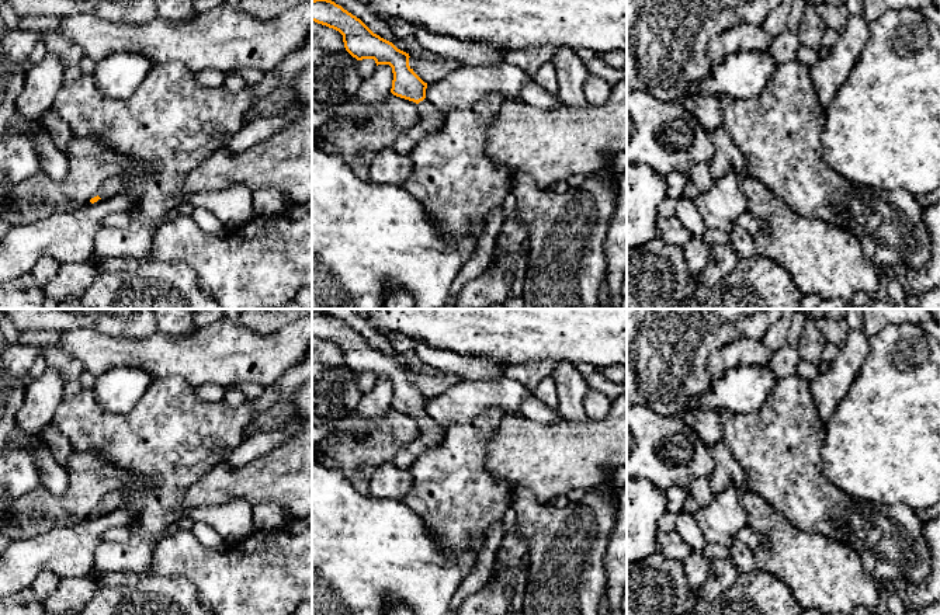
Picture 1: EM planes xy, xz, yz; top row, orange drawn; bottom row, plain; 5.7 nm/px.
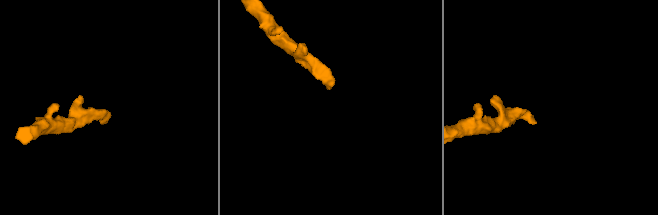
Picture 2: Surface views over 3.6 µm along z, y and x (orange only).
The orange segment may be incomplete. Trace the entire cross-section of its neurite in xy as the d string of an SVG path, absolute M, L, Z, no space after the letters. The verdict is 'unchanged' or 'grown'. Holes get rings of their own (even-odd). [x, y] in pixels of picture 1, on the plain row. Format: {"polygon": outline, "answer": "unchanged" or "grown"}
{"polygon": "M112 491L104 496L104 498L101 500L98 505L98 510L91 512L90 517L94 518L98 514L104 514L104 512L125 507L125 505L126 505L126 498L122 494L122 491Z", "answer": "grown"}

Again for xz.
{"polygon": "M312 315L312 336L339 345L346 365L357 375L374 373L377 381L389 379L393 388L391 407L417 418L420 432L396 454L392 461L396 468L409 470L426 449L441 442L444 427L426 413L427 397L409 381L409 368L374 348L360 333L332 315Z", "answer": "grown"}

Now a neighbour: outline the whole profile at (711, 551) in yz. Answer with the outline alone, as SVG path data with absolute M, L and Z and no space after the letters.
M707 542L704 545L701 555L704 557L707 557L708 560L718 560L718 559L731 557L729 548L726 548L724 545L718 545L718 543L710 543L710 542Z

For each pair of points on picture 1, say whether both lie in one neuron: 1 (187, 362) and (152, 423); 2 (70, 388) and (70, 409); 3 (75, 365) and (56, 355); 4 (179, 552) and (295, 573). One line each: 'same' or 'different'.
1: different
2: different
3: same
4: same

